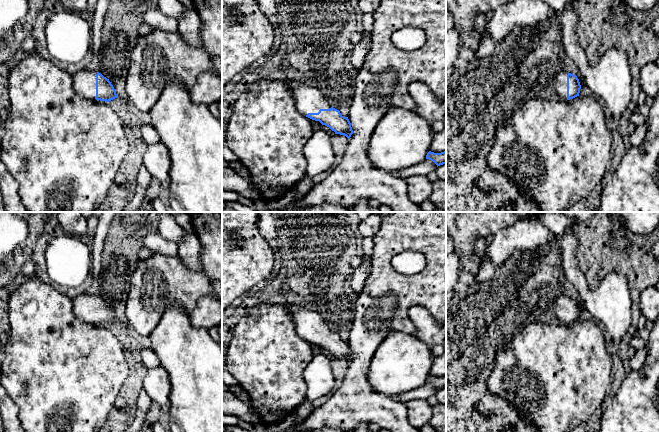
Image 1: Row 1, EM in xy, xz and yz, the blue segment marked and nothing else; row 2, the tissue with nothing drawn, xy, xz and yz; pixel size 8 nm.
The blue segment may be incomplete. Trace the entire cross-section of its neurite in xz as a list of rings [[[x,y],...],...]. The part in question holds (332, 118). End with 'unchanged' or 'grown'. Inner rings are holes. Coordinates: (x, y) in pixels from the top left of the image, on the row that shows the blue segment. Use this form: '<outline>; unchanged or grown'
[[[290,80],[289,87],[293,93],[296,108],[304,116],[319,121],[329,127],[335,134],[346,136],[353,134],[348,117],[341,115],[340,111],[331,107],[321,92],[304,82]]]; grown

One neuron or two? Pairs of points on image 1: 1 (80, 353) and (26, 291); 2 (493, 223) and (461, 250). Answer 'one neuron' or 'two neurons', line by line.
1: one neuron
2: one neuron

